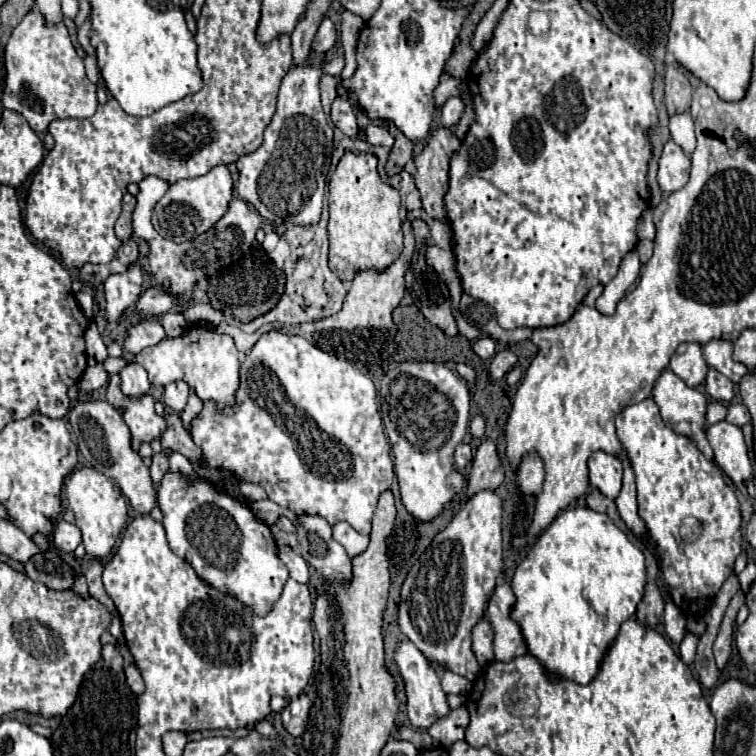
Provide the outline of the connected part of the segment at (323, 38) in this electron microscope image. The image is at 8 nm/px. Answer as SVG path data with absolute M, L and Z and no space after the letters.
M324 17L320 27L318 27L318 33L316 33L314 41L312 41L312 49L318 55L324 55L334 43L336 43L336 25L328 17Z

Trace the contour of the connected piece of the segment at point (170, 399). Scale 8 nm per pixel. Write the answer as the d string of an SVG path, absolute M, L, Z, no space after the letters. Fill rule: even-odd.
M174 381L164 389L164 405L174 413L180 413L188 401L188 385L184 381Z

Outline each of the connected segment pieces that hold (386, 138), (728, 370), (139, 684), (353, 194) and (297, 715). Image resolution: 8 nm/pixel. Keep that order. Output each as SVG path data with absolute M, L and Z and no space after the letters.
M368 125L366 127L366 139L372 145L382 145L386 149L392 149L394 145L394 137L388 133L386 127L378 127L378 125Z
M710 341L704 345L704 359L710 367L726 375L734 385L740 383L740 379L748 373L748 367L742 363L736 363L732 359L732 343L730 341Z
M132 664L124 669L127 684L130 685L130 689L140 695L144 691L144 681L142 681L142 675L136 665Z
M346 151L328 183L329 201L329 253L328 265L332 273L336 273L340 279L350 281L356 273L364 269L386 269L392 265L400 251L402 251L402 217L400 217L400 195L394 187L384 183L378 175L378 159L372 153L350 153Z
M302 693L296 701L290 701L280 713L284 731L288 735L292 735L292 737L300 737L304 733L304 729L306 729L308 711L310 711L310 699L308 699L306 693Z

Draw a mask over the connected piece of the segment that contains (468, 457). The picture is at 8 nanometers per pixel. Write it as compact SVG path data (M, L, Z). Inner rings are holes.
M466 443L458 445L458 447L456 447L456 453L454 453L454 459L456 459L456 465L458 465L460 469L468 467L468 465L472 463L472 453L470 453L470 445L466 445Z

